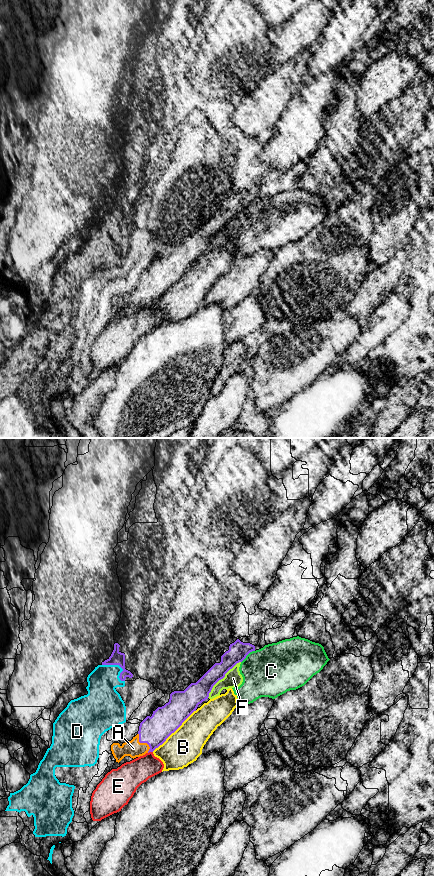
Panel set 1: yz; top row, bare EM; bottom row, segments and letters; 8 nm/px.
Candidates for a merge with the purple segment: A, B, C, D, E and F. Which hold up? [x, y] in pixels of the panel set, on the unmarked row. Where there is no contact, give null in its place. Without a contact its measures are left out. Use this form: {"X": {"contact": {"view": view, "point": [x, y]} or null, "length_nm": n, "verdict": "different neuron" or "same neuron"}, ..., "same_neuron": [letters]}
{"A": {"contact": {"view": "yz", "point": [143, 294]}, "length_nm": 180, "verdict": "same neuron"}, "B": {"contact": {"view": "yz", "point": [174, 283]}, "length_nm": 480, "verdict": "different neuron"}, "C": {"contact": {"view": "yz", "point": [247, 206]}, "length_nm": 150, "verdict": "different neuron"}, "D": {"contact": {"view": "yz", "point": [119, 217]}, "length_nm": 240, "verdict": "same neuron"}, "E": {"contact": {"view": "yz", "point": [150, 303]}, "length_nm": 40, "verdict": "different neuron"}, "F": {"contact": {"view": "yz", "point": [221, 230]}, "length_nm": 400, "verdict": "different neuron"}, "same_neuron": ["A", "D"]}

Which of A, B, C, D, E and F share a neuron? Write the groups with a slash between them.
A D / B / C F / E

